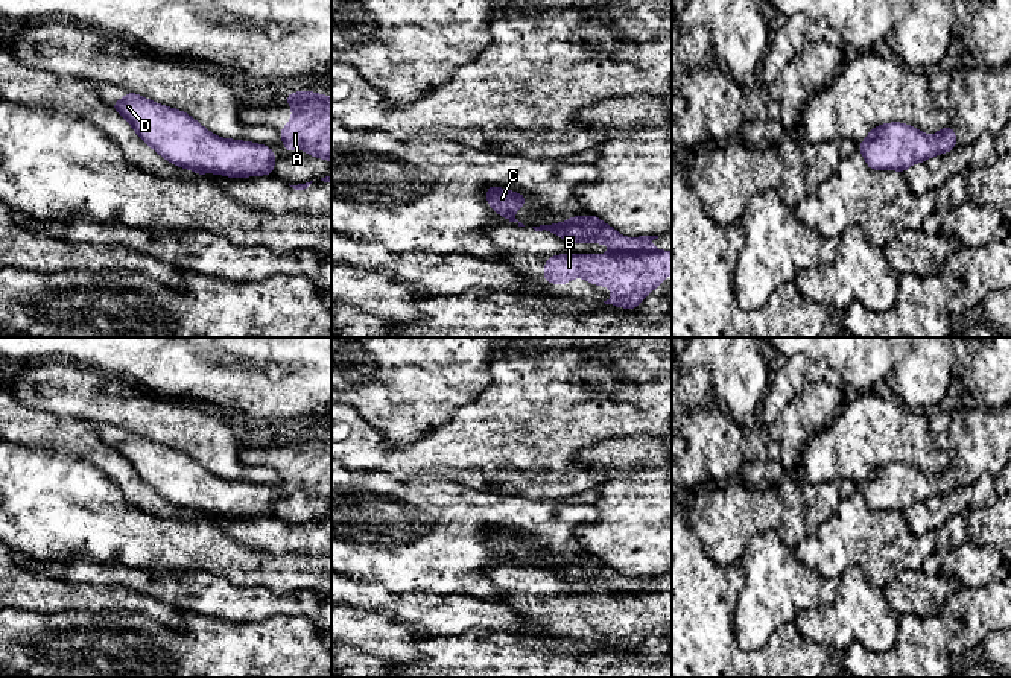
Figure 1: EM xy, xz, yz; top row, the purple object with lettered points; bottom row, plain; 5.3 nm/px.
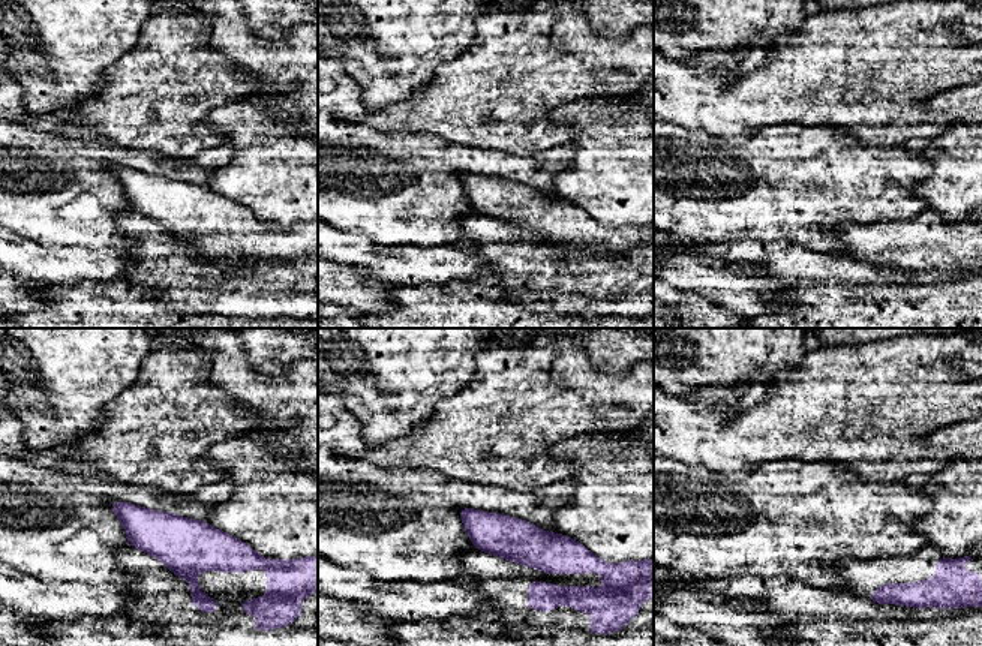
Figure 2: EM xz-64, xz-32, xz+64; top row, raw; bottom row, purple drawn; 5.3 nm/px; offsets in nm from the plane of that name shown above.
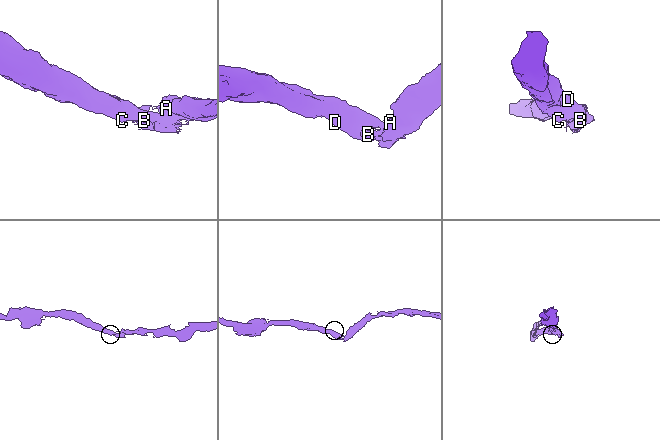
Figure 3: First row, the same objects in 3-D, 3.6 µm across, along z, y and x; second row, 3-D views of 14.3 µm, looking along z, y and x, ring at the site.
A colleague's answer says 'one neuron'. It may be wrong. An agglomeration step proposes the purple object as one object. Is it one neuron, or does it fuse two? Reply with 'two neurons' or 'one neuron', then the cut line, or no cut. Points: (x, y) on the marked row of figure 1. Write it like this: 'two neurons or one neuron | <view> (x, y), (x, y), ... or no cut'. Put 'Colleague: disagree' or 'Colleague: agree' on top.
Colleague: disagree
two neurons | xz (611, 243), (624, 251), (642, 248)

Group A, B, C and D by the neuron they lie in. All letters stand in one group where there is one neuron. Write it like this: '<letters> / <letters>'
A C D / B

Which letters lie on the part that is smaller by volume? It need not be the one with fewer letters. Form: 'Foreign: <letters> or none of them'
Foreign: B

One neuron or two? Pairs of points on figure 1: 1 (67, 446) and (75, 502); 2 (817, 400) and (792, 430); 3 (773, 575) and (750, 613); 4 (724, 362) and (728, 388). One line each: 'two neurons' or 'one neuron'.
1: two neurons
2: one neuron
3: one neuron
4: one neuron

